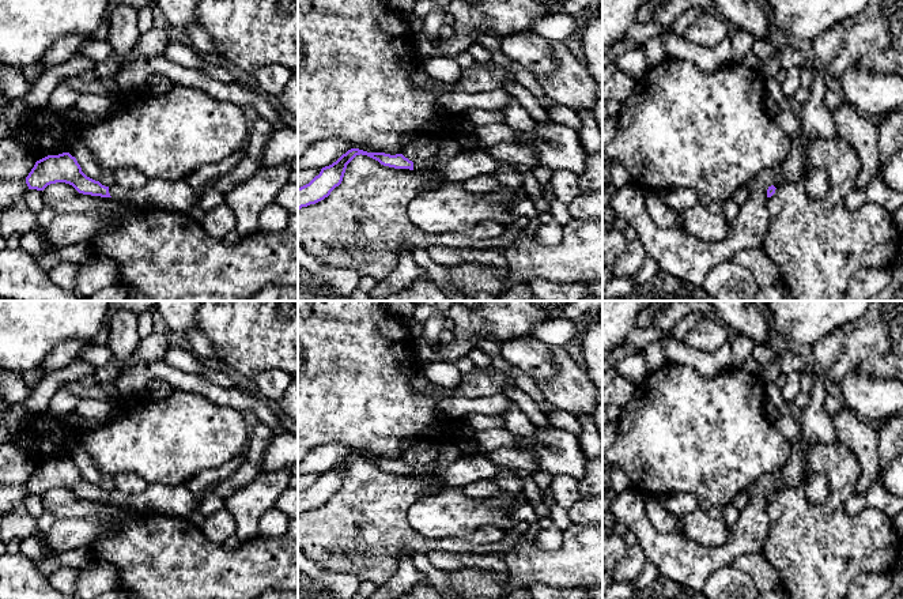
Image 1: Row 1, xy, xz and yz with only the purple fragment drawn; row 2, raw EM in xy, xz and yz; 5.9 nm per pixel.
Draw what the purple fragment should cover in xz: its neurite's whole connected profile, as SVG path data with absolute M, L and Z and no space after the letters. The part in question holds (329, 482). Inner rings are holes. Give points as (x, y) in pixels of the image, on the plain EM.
M351 453L336 467L322 472L320 479L316 481L309 489L298 493L298 515L310 509L316 509L328 502L330 497L341 489L347 470L360 459L378 466L384 471L394 474L420 476L422 474L431 471L430 464L416 464L412 467L403 459L390 460L385 457L367 457L359 453Z

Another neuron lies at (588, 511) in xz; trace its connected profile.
M581 497L568 513L573 524L602 525L602 497Z

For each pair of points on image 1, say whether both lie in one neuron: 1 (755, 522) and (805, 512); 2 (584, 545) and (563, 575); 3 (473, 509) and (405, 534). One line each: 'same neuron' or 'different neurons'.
1: different neurons
2: same neuron
3: different neurons

